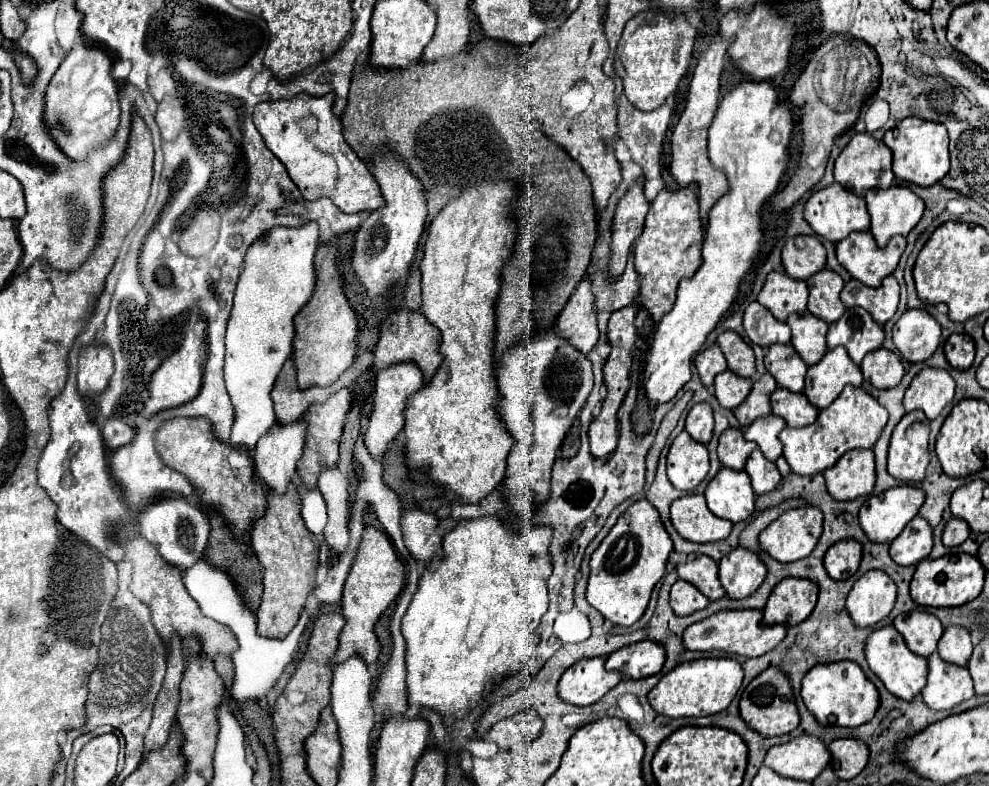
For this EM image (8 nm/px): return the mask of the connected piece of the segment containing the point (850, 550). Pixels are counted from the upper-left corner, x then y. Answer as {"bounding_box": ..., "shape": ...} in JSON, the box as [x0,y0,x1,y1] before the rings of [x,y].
{"bounding_box":[825,541,861,579],"shape":[[[839,541],[825,553],[825,569],[831,579],[849,579],[861,561],[861,545],[857,541]]]}

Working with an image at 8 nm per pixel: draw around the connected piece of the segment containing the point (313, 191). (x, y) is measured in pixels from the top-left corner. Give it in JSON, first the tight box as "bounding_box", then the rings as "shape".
{"bounding_box":[253,93,383,213],"shape":[[[301,93],[293,99],[259,103],[253,111],[253,123],[267,149],[287,167],[287,173],[301,191],[303,199],[315,201],[319,197],[329,197],[345,213],[375,211],[383,207],[381,189],[367,165],[345,143],[341,119],[331,111],[333,101],[333,93],[325,97]]]}

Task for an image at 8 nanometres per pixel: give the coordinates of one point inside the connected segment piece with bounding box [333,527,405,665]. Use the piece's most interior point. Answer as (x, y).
(377, 576)

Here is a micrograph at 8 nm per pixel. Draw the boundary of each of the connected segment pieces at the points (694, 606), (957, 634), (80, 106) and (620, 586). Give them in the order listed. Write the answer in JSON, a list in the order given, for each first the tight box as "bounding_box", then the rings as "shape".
[{"bounding_box":[671,579,709,615],"shape":[[[679,579],[671,587],[671,609],[677,615],[691,615],[699,609],[705,609],[707,603],[709,603],[709,599],[703,593],[699,593],[699,589],[687,581]]]},{"bounding_box":[939,627,973,665],"shape":[[[947,627],[941,641],[939,641],[939,657],[945,663],[953,663],[953,665],[967,665],[973,653],[973,643],[971,643],[971,635],[967,633],[967,629],[959,629],[959,627]]]},{"bounding_box":[45,43,119,161],"shape":[[[77,43],[63,59],[45,93],[45,125],[69,159],[87,161],[89,151],[113,141],[119,127],[117,83],[111,77],[111,57],[97,47]]]},{"bounding_box":[585,499,673,627],"shape":[[[645,499],[635,501],[627,509],[627,513],[619,517],[619,521],[609,531],[609,535],[591,555],[589,561],[591,571],[585,591],[587,603],[593,609],[597,609],[605,617],[605,621],[611,621],[613,625],[619,627],[631,627],[645,613],[651,591],[655,583],[663,577],[667,557],[671,551],[673,551],[673,543],[655,507]]]}]

